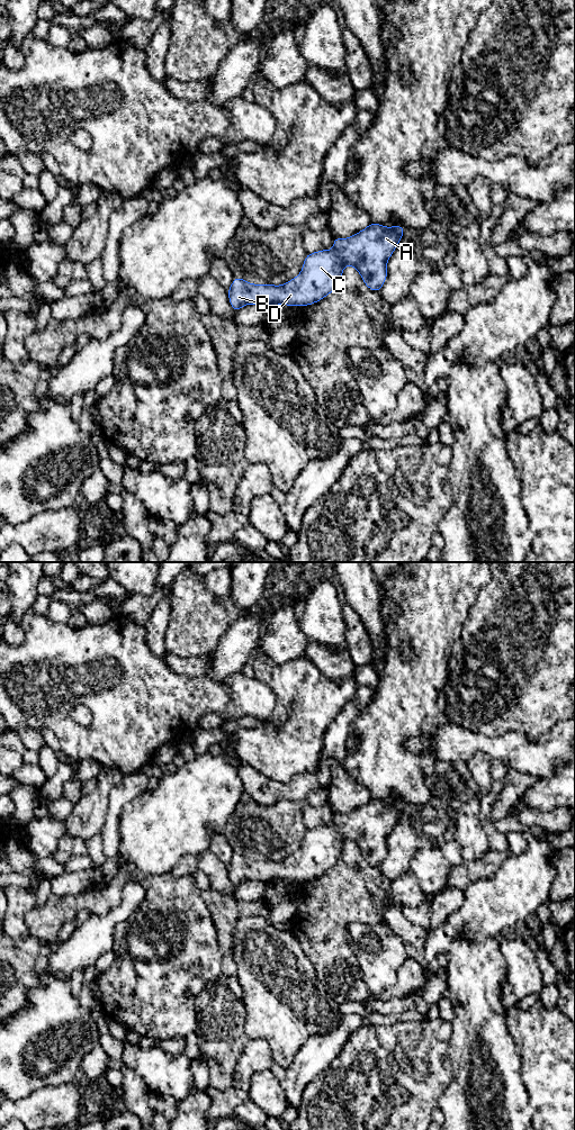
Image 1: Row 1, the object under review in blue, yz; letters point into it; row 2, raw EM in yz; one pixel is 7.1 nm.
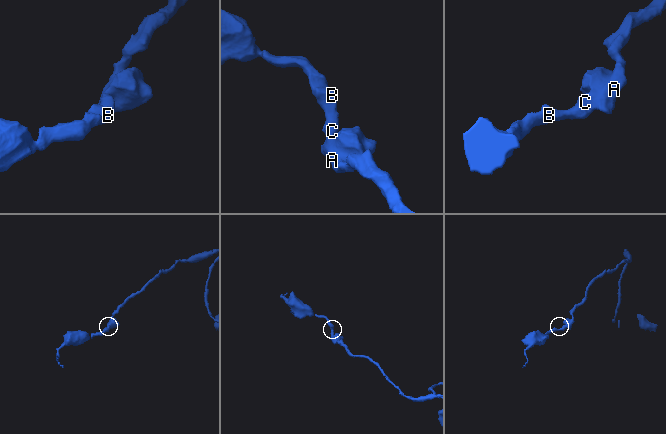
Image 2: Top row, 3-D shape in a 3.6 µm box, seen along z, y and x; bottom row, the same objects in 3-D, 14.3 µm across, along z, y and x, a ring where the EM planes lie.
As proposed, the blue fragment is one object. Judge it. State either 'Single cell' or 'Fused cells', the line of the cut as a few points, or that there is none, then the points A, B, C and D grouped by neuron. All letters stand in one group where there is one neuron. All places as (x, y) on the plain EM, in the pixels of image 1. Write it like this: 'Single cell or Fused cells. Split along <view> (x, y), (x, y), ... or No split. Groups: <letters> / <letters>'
Single cell. No split. Groups: A B C D

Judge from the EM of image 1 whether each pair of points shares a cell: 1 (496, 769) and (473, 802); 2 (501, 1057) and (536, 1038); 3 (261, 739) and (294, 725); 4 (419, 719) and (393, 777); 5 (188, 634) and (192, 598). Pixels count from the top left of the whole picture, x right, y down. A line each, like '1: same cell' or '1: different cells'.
1: different cells
2: different cells
3: same cell
4: same cell
5: same cell

